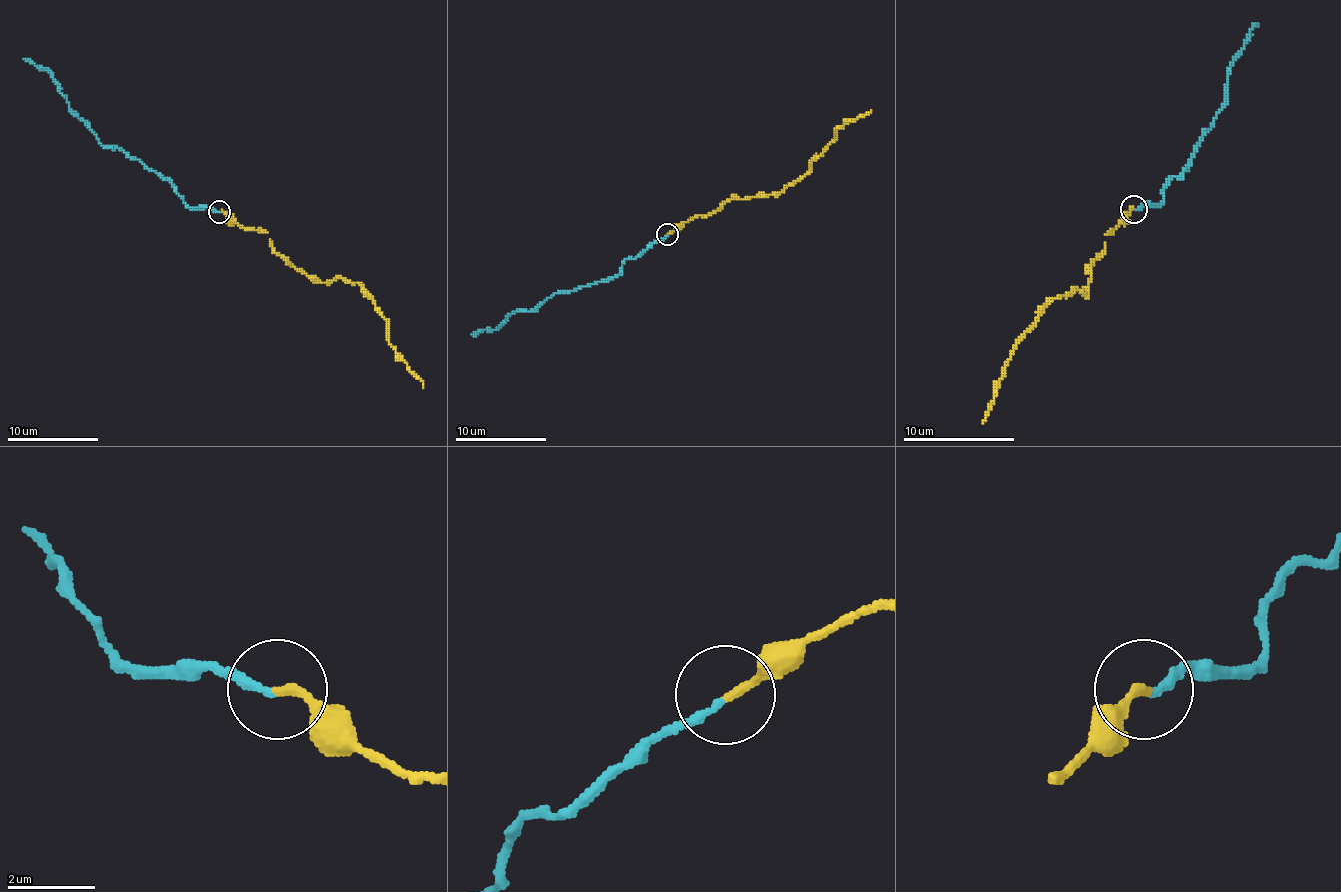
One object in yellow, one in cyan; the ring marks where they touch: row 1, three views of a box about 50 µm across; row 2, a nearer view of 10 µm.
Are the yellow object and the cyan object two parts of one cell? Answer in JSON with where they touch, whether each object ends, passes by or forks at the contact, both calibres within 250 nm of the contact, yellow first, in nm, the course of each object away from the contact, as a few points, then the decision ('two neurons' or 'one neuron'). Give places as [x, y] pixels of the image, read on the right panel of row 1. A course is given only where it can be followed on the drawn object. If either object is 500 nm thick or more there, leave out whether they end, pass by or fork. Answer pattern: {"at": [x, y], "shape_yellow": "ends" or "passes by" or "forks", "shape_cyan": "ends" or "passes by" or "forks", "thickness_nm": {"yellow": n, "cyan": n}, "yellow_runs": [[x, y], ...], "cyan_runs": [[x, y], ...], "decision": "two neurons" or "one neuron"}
{"at": [1133, 209], "shape_yellow": "ends", "shape_cyan": "ends", "thickness_nm": {"yellow": 180, "cyan": 180}, "yellow_runs": [[1133, 209], [1105, 234], [1105, 251], [1094, 262], [1085, 295], [1074, 290], [1058, 295], [1019, 343], [983, 423]], "cyan_runs": [[1135, 209], [1141, 204], [1158, 204], [1163, 187], [1191, 165], [1227, 95], [1227, 68], [1255, 23]], "decision": "one neuron"}

